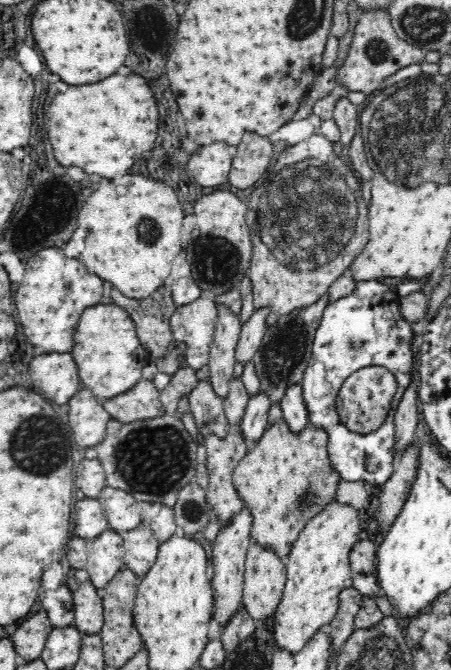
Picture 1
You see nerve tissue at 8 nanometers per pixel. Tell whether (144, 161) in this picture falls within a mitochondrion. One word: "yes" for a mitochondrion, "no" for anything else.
no

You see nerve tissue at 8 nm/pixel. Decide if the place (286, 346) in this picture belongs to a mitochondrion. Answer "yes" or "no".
yes

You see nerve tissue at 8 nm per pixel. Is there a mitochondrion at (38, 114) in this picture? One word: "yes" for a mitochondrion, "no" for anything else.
no

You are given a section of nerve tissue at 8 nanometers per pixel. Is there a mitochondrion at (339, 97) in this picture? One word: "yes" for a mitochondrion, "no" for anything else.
no

